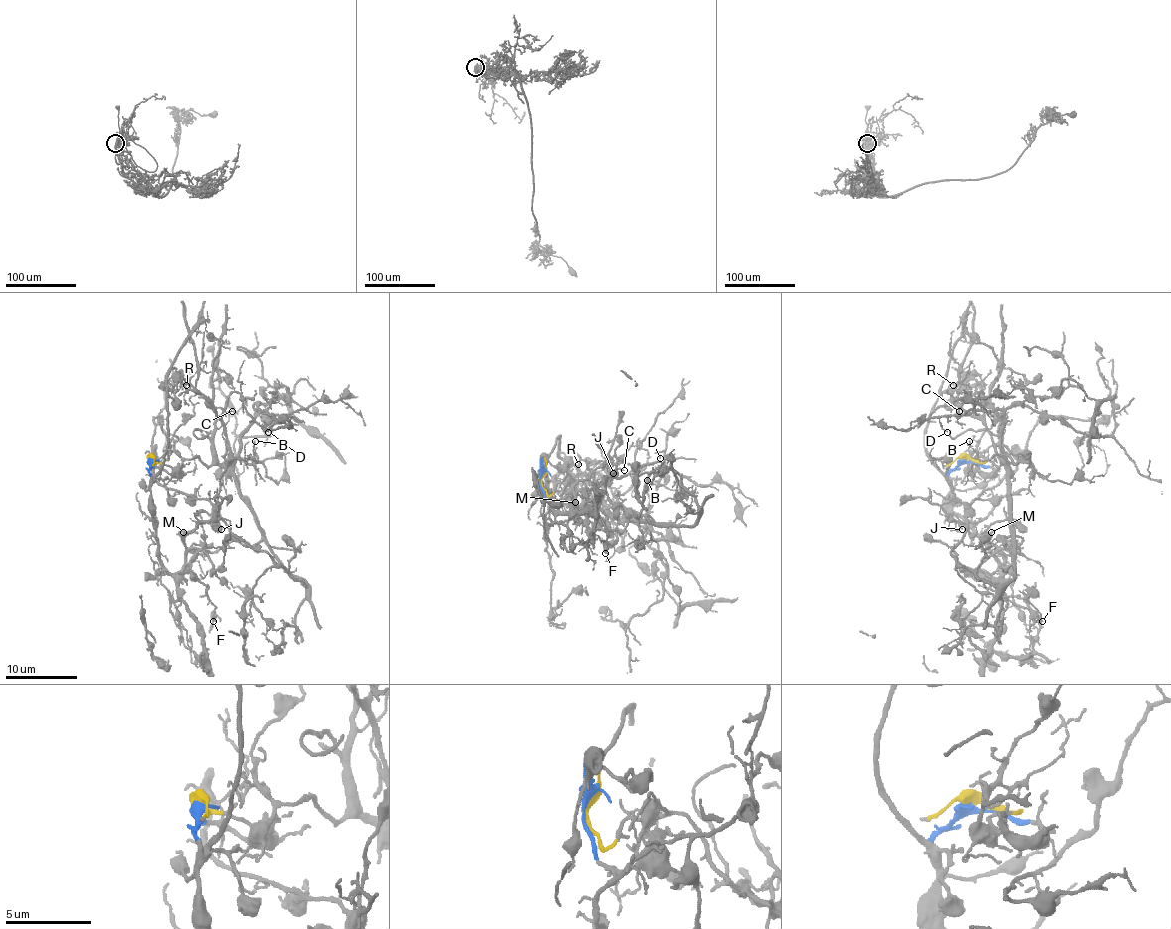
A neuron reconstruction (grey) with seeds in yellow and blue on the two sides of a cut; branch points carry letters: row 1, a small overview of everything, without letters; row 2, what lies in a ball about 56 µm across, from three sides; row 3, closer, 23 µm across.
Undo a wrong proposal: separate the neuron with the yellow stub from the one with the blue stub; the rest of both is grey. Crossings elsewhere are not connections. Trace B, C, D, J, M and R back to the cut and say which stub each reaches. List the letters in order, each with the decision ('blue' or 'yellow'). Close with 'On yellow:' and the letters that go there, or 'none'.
B: yellow
C: yellow
D: yellow
J: blue
M: blue
R: yellow
On yellow: B, C, D, R

